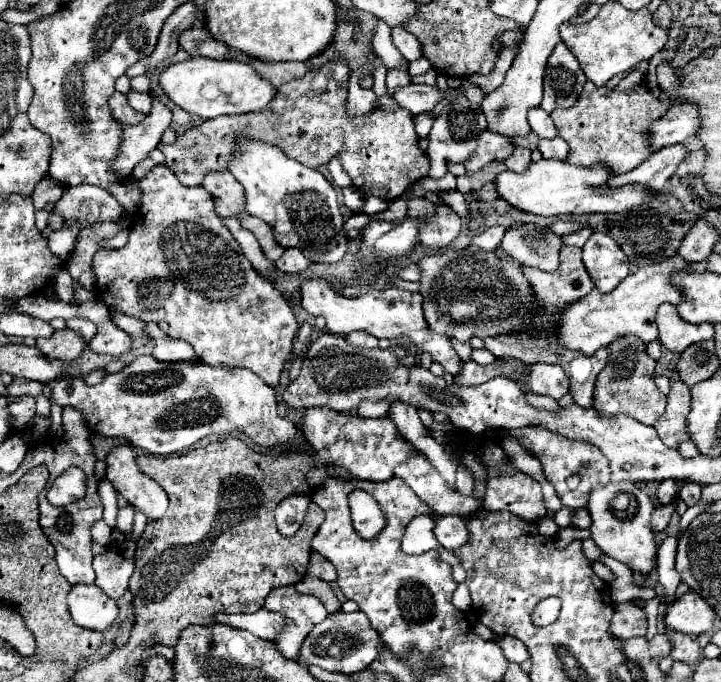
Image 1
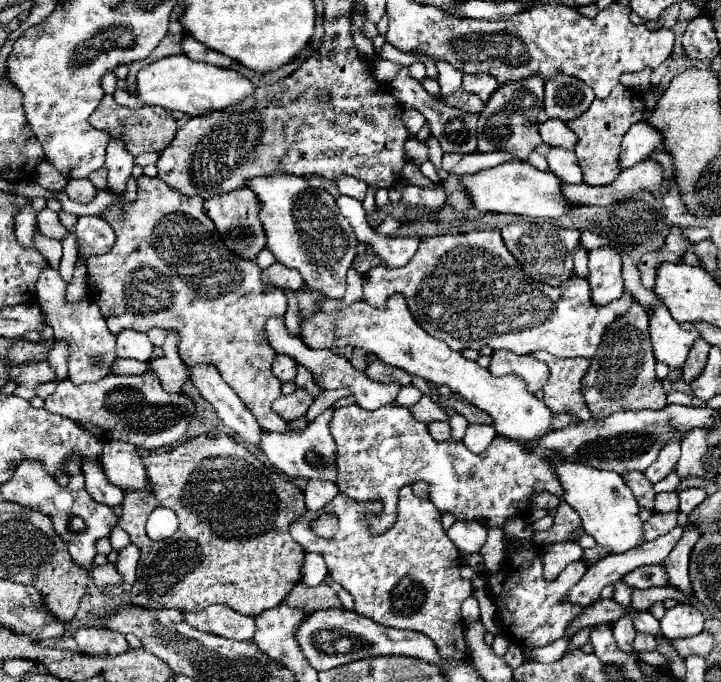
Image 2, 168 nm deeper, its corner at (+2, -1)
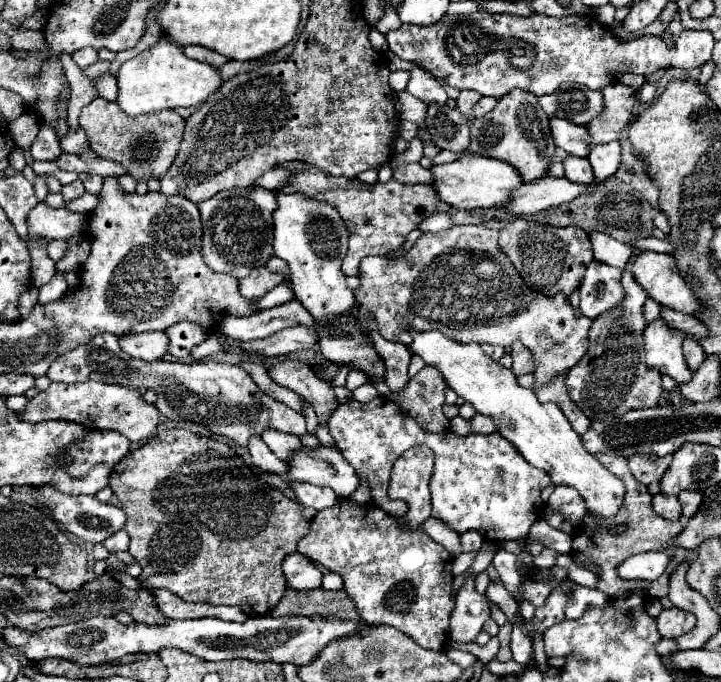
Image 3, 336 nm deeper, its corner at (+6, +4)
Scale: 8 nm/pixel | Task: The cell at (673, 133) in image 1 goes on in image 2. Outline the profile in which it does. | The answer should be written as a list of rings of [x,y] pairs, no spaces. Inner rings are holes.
[[[647,122],[633,124],[621,142],[621,168],[631,168],[643,162],[659,146],[659,140],[659,132]]]

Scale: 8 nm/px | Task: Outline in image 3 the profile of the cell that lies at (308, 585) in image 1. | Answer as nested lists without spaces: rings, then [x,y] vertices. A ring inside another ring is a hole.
[[[287,589],[279,605],[271,611],[273,617],[281,615],[335,615],[345,619],[359,619],[355,611],[355,603],[341,591],[327,591],[327,589],[311,589],[311,591],[295,591]]]

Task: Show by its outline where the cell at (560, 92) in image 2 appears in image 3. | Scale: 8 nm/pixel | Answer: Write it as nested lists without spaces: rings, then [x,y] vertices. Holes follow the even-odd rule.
[[[563,83],[555,93],[539,97],[539,105],[549,117],[561,117],[585,125],[603,107],[603,95],[577,83]]]

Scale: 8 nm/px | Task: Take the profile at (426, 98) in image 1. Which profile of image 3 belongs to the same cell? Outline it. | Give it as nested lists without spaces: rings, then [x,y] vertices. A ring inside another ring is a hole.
[[[481,97],[481,99],[479,99],[479,103],[477,103],[477,105],[473,107],[473,111],[471,111],[471,117],[473,117],[473,119],[477,119],[477,117],[481,117],[481,115],[489,113],[495,105],[497,105],[497,99],[493,99],[493,97]]]

